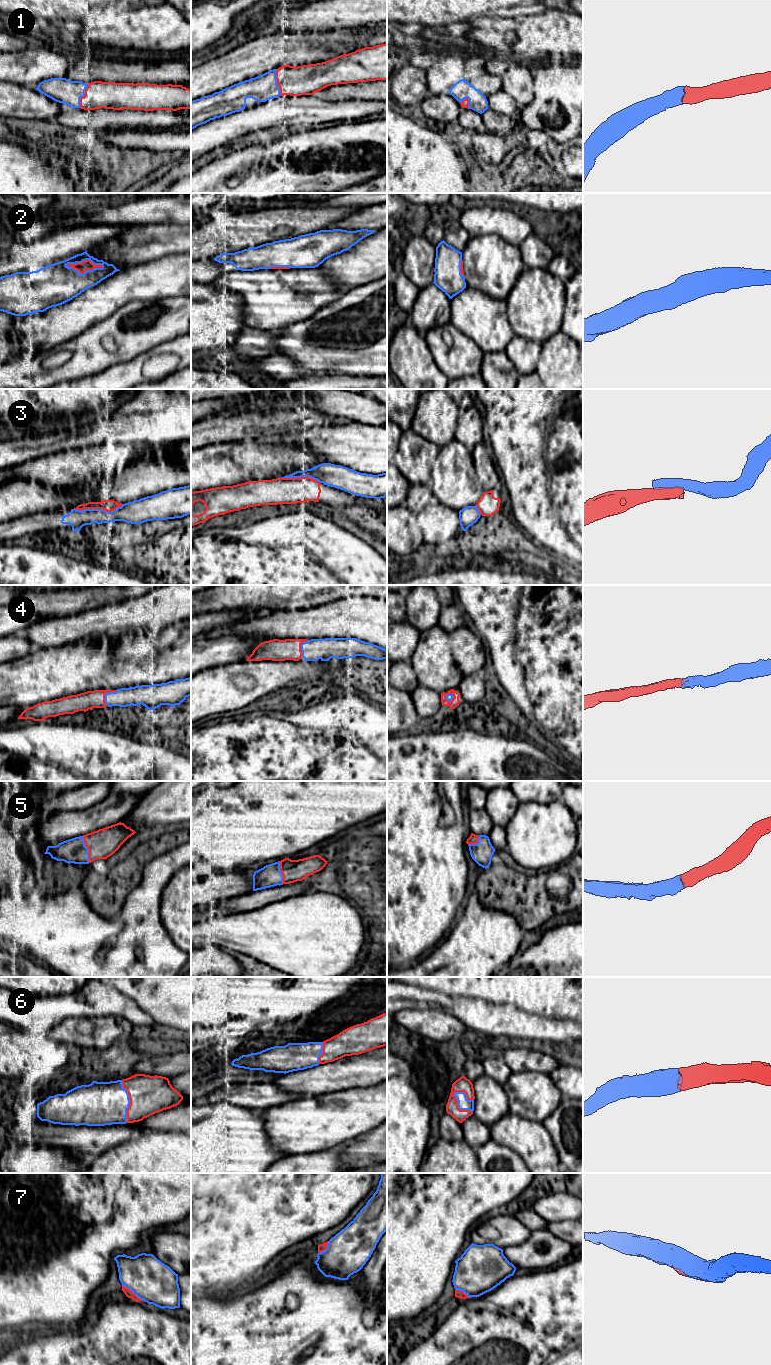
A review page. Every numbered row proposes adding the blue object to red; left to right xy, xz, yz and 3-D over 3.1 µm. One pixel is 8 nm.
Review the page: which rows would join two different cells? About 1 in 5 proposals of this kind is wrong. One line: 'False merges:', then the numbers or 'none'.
False merges: 3

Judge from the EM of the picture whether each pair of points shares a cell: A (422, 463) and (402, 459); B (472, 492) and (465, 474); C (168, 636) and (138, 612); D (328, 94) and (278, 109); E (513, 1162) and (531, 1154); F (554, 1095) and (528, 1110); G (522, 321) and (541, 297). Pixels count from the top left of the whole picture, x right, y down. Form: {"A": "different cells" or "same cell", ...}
{"A": "same cell", "B": "same cell", "C": "different cells", "D": "different cells", "E": "different cells", "F": "same cell", "G": "same cell"}

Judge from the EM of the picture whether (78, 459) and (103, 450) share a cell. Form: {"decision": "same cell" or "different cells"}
{"decision": "same cell"}

